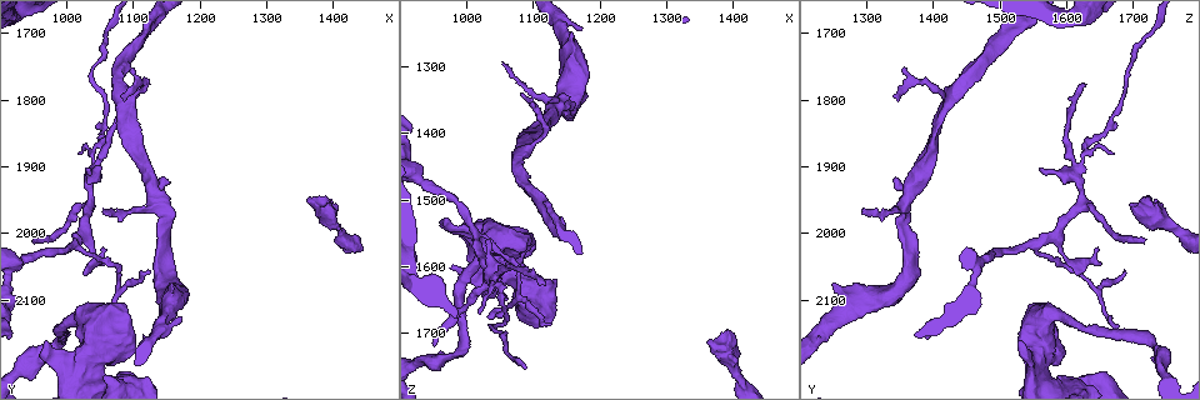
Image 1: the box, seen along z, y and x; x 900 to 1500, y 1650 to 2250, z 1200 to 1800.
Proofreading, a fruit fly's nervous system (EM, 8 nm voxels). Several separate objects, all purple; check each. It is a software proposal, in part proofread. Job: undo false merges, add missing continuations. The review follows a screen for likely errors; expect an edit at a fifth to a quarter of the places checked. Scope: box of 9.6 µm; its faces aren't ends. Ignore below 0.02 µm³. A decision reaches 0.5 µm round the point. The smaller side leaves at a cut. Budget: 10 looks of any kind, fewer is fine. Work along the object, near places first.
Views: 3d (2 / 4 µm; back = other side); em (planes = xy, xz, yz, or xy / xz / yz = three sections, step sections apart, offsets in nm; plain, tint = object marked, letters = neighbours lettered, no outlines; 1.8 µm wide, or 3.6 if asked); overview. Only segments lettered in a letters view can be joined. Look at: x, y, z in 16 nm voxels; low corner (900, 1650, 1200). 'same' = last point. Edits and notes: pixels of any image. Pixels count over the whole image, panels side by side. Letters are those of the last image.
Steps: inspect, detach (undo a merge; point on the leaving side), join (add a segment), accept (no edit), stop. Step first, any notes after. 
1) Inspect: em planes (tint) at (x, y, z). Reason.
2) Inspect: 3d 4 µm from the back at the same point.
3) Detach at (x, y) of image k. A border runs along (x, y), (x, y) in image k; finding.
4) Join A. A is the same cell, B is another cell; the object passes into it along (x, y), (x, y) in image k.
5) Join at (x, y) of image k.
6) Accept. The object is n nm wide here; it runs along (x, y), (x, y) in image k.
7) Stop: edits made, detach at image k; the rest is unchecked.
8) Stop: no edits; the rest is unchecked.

Inspect: em yz step 4 (tint) at (1040, 1915, 1615). Three-way junction.

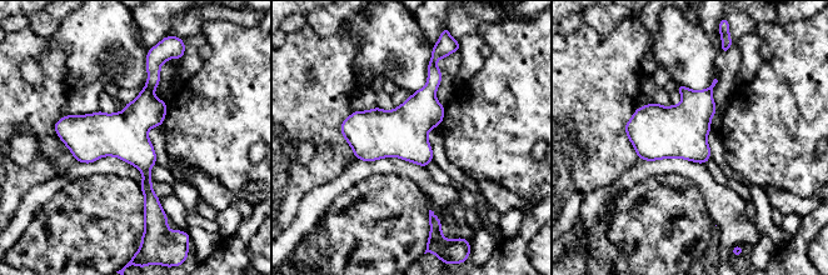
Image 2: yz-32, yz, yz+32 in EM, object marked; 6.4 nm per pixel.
Inspect: em planes (letters) at the same point.

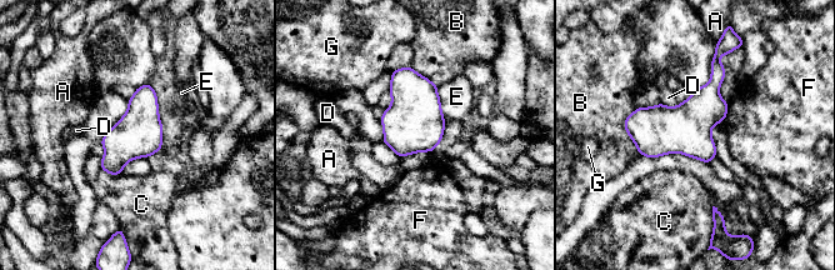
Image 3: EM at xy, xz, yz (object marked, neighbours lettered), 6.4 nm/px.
Accept. The longest contact is with B, 300 nm; A, B, C, D, E, F and G are other cells; a border runs along (661, 103), (669, 106), (679, 104) in image 3; continuous, no second neuron.

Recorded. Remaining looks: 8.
Inspect: 3d 2 µm at (1055, 2025, 1645). Branch stops here.

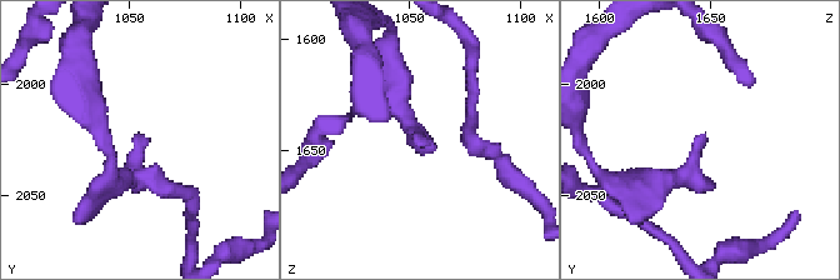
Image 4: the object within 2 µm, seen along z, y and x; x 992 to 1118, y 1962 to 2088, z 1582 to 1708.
Inspect: em planes (letters) at (1056, 2023, 1648).

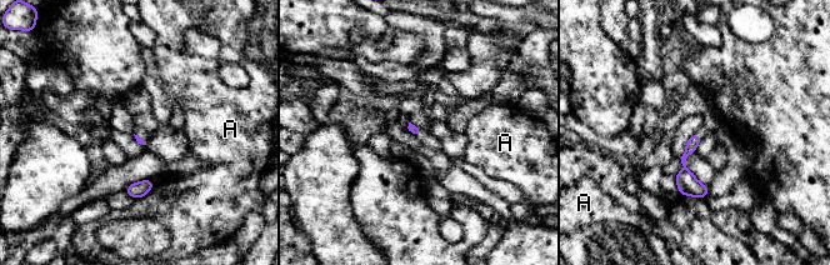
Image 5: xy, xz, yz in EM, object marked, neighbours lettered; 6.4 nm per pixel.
Accept. A is another cell; a border runs along (679, 193), (693, 198) in image 5; no lettered segment goes on from it.

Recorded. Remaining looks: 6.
Inspect: 3d 4 µm at (1415, 1995, 1770). Sudden change in width.

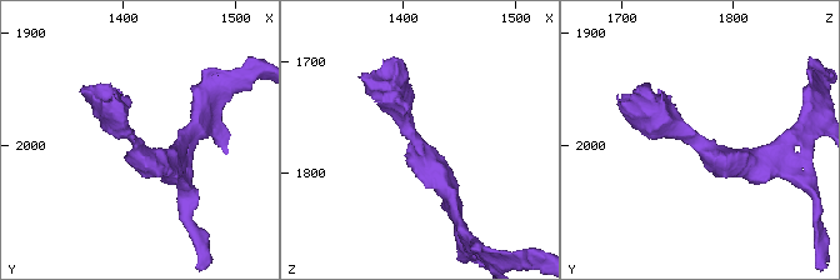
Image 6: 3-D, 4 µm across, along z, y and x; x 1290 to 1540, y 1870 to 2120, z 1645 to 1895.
Inspect: em planes (tint) at (1410, 1996, 1772). Need the tissue.

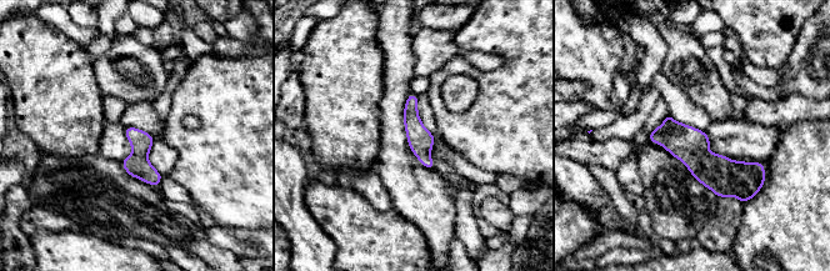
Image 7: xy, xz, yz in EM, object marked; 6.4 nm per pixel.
Inspect: em planes (letters) at the same point.

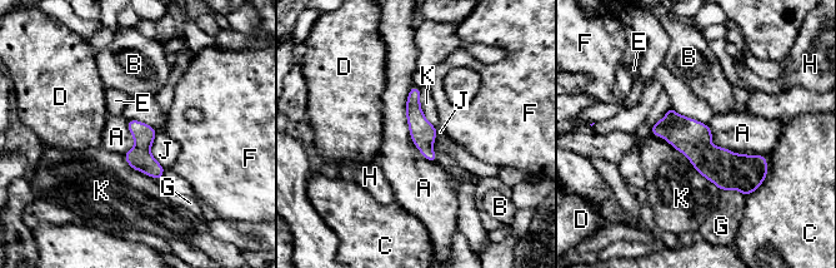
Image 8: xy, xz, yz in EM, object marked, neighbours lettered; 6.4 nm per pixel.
Accept. A, B, C, D, E, F, G, H, J and K are other cells; it runs along (655, 129), (760, 170) in image 8; all the same neuron.

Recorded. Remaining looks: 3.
Inspect: em planes (letters) at (1130, 1960, 1355). Sudden change in width.

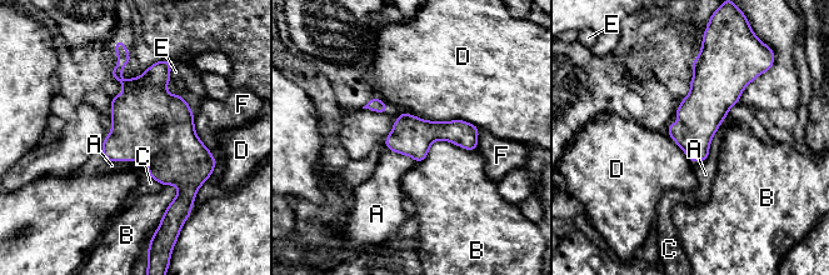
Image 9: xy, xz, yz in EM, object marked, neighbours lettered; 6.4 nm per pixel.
Accept. The object is 260 nm wide here; A, B, C, D, E and F are other cells; a border runs along (404, 111), (479, 128) in image 9; all the same neuron.

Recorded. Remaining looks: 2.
Stop: no edits; the rest is unchecked.

